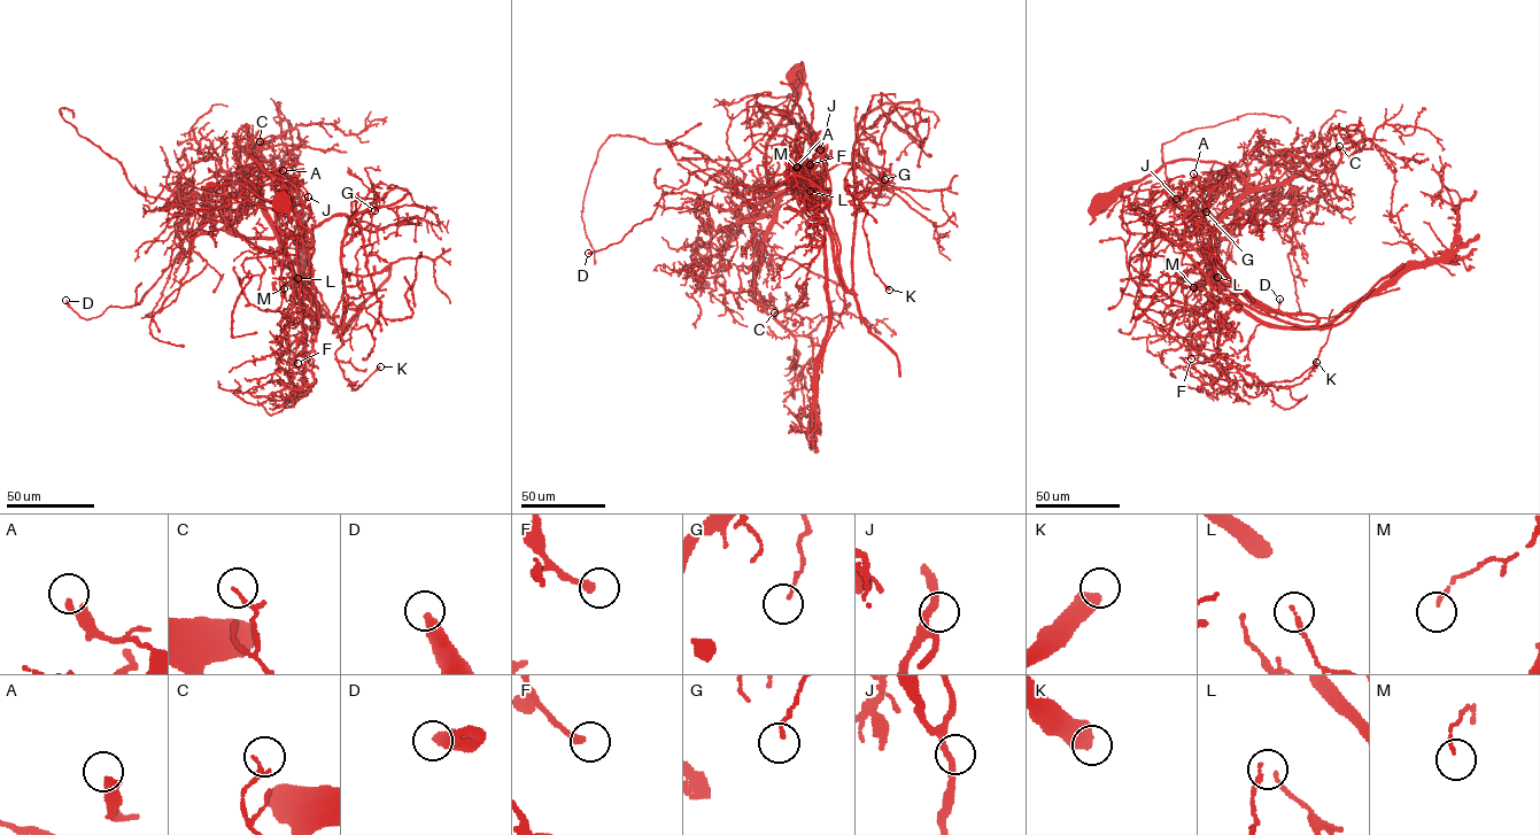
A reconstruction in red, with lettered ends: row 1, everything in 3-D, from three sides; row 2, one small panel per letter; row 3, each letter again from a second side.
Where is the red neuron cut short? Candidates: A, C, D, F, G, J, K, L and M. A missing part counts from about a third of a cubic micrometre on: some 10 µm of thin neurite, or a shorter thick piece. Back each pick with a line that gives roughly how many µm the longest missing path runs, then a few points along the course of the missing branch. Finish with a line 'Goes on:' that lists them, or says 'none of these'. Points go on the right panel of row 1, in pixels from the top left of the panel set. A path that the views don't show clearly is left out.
Goes on: none of these

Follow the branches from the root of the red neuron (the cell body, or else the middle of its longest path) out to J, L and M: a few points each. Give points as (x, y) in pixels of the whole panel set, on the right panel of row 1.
J: (1098, 202), (1181, 160), (1222, 163), (1245, 185), (1215, 229), (1177, 215), (1176, 199)
L: (1098, 202), (1174, 161), (1230, 167), (1245, 195), (1217, 224), (1216, 253), (1230, 283), (1217, 277)
M: (1098, 202), (1174, 161), (1232, 168), (1243, 178), (1245, 195), (1215, 232), (1216, 253), (1231, 285), (1193, 287)

